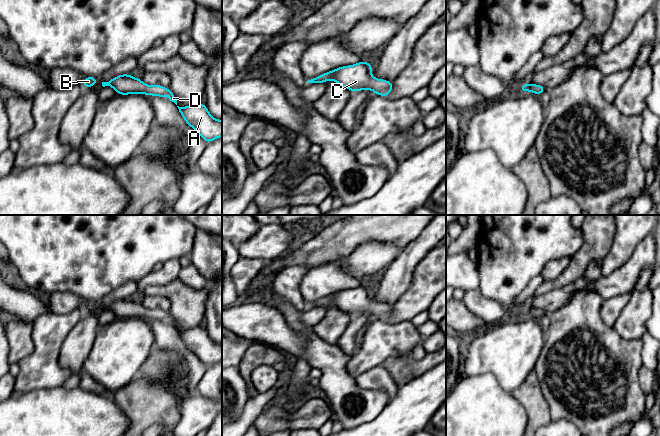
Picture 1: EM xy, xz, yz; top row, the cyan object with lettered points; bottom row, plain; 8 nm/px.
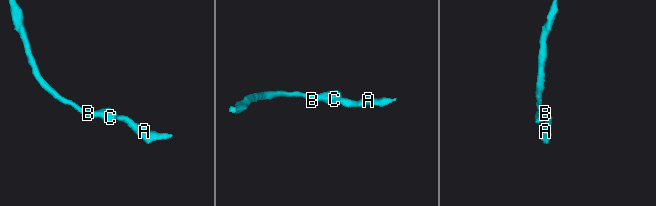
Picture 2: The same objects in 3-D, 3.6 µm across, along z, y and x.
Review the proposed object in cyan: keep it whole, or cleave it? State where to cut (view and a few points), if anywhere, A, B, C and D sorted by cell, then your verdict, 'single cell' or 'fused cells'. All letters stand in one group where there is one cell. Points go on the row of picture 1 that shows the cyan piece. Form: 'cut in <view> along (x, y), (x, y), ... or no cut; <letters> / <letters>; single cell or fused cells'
no cut; A B C D; single cell

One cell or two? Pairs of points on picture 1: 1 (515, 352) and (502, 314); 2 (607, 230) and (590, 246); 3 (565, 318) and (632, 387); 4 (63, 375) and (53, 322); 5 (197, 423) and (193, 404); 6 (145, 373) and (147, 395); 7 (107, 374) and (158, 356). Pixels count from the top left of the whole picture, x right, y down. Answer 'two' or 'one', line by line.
1: two
2: one
3: one
4: one
5: one
6: two
7: two

